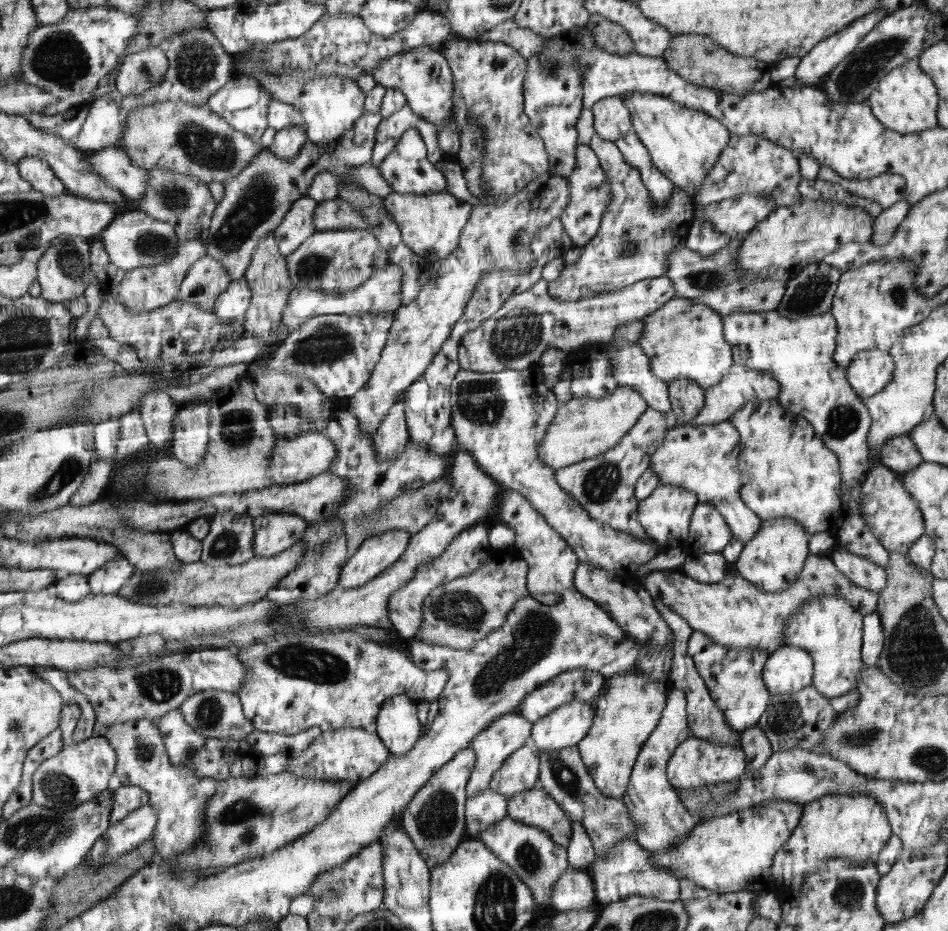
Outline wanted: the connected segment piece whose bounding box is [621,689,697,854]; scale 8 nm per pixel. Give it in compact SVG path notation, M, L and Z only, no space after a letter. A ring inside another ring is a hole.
M674 689L668 694L668 700L662 720L655 728L638 758L631 772L627 792L621 798L630 809L633 821L637 826L634 840L640 848L647 849L654 854L664 853L674 843L678 843L697 825L696 818L690 810L683 805L675 788L667 777L667 762L676 747L693 734L687 727L686 697L683 690Z

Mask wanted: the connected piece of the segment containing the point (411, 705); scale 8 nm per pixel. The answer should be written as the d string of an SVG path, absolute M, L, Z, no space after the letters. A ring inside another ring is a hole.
M396 695L382 704L374 729L392 755L406 755L424 735L424 722L419 720L418 702L406 695Z

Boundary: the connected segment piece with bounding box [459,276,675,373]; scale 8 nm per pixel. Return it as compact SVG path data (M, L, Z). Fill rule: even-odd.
M667 276L644 279L630 287L594 294L576 302L553 298L548 283L541 278L532 288L511 296L490 319L463 336L459 344L462 370L478 373L526 370L541 365L549 346L555 346L571 357L573 353L608 342L620 325L644 320L675 296L675 286Z

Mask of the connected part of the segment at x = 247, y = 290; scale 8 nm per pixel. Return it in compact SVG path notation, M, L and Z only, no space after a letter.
M245 277L230 280L229 285L215 300L212 312L219 317L219 320L226 327L228 323L242 323L253 295L254 292L252 292L252 288Z

